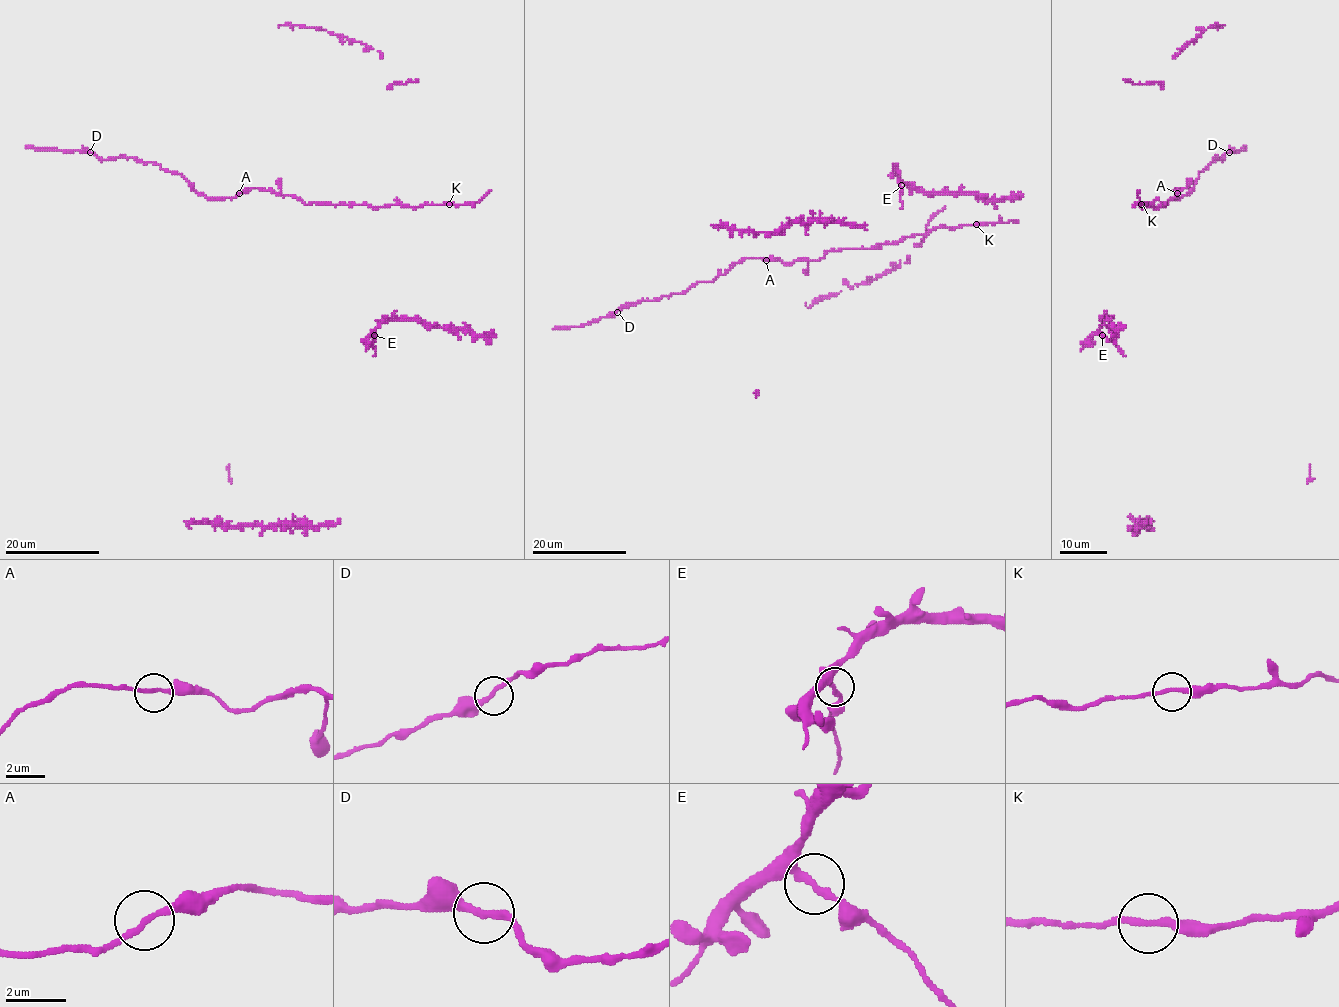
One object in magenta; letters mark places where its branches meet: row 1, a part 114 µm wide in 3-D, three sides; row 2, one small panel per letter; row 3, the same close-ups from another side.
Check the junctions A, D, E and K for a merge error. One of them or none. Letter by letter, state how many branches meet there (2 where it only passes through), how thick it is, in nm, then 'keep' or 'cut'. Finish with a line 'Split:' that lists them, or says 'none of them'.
A: branches 2; calibre 200 nm; keep
D: branches 2; calibre 240 nm; keep
E: branches 2; calibre 220 nm; cut
K: branches 2; calibre 220 nm; keep
Split: E

